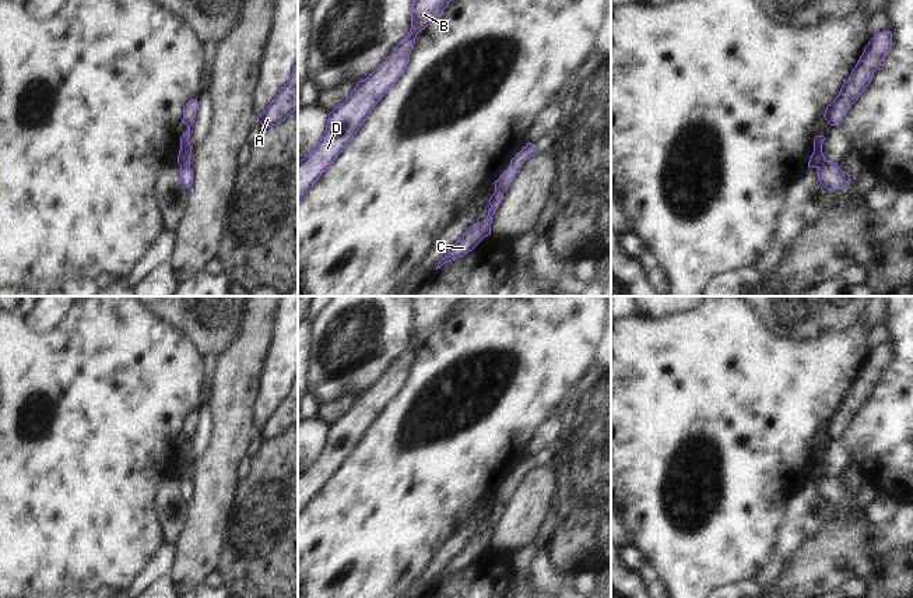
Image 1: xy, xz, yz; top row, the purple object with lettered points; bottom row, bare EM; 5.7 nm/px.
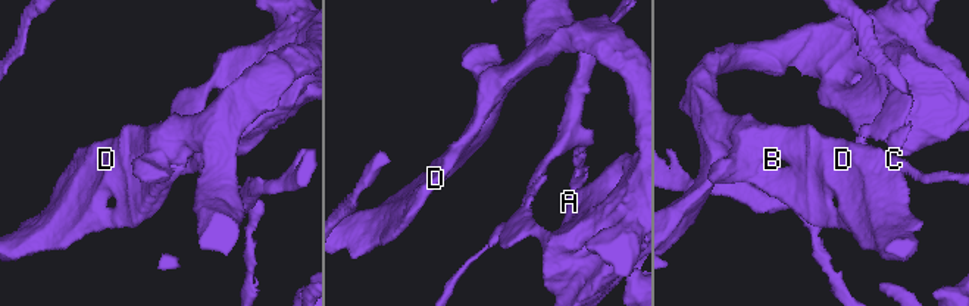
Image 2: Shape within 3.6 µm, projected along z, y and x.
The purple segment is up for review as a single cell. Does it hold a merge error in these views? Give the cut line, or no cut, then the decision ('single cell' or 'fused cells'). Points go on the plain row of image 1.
cut xy (181, 477), (189, 479); fused cells

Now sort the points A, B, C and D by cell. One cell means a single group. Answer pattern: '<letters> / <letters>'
A B D / C

